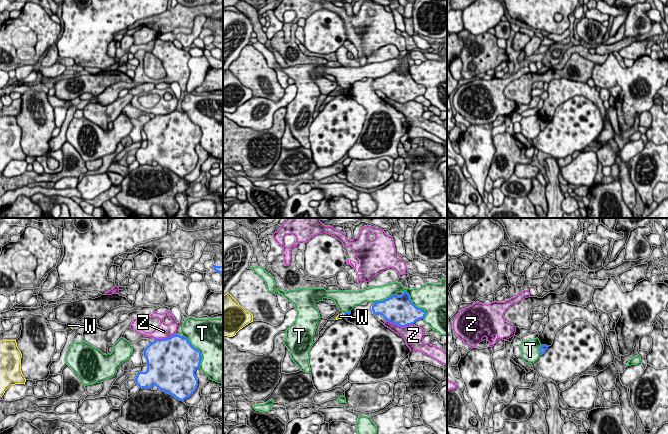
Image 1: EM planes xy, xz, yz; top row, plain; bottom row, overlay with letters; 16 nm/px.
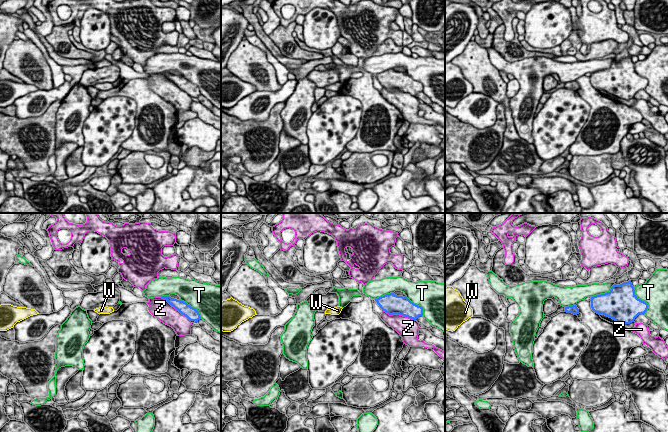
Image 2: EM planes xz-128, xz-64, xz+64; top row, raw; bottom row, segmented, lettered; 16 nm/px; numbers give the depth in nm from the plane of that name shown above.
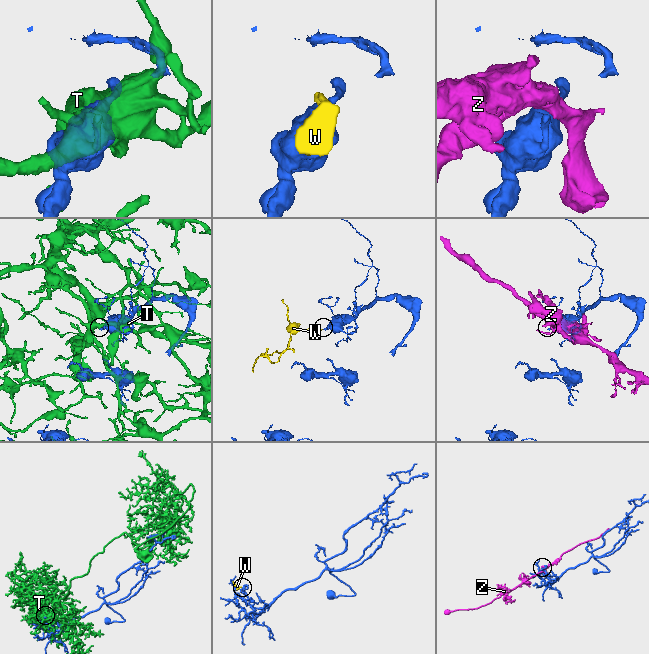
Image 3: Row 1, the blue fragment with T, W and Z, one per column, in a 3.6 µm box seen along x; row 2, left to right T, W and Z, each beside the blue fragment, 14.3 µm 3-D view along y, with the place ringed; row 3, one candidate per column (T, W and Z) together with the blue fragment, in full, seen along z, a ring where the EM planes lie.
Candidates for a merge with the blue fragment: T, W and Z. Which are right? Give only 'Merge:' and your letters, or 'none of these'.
Merge: none of these

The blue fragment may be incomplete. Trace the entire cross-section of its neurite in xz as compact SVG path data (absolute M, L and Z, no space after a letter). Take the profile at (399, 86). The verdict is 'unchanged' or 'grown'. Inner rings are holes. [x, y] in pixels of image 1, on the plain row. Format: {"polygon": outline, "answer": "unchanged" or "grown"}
{"polygon": "M404 67L401 72L392 71L384 77L373 79L372 87L374 91L382 91L386 97L400 103L414 100L420 95L424 95L425 86L416 83L409 70Z", "answer": "unchanged"}

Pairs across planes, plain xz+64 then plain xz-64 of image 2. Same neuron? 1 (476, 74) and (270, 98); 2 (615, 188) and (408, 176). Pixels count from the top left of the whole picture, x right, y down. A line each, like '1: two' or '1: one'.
1: two
2: one

